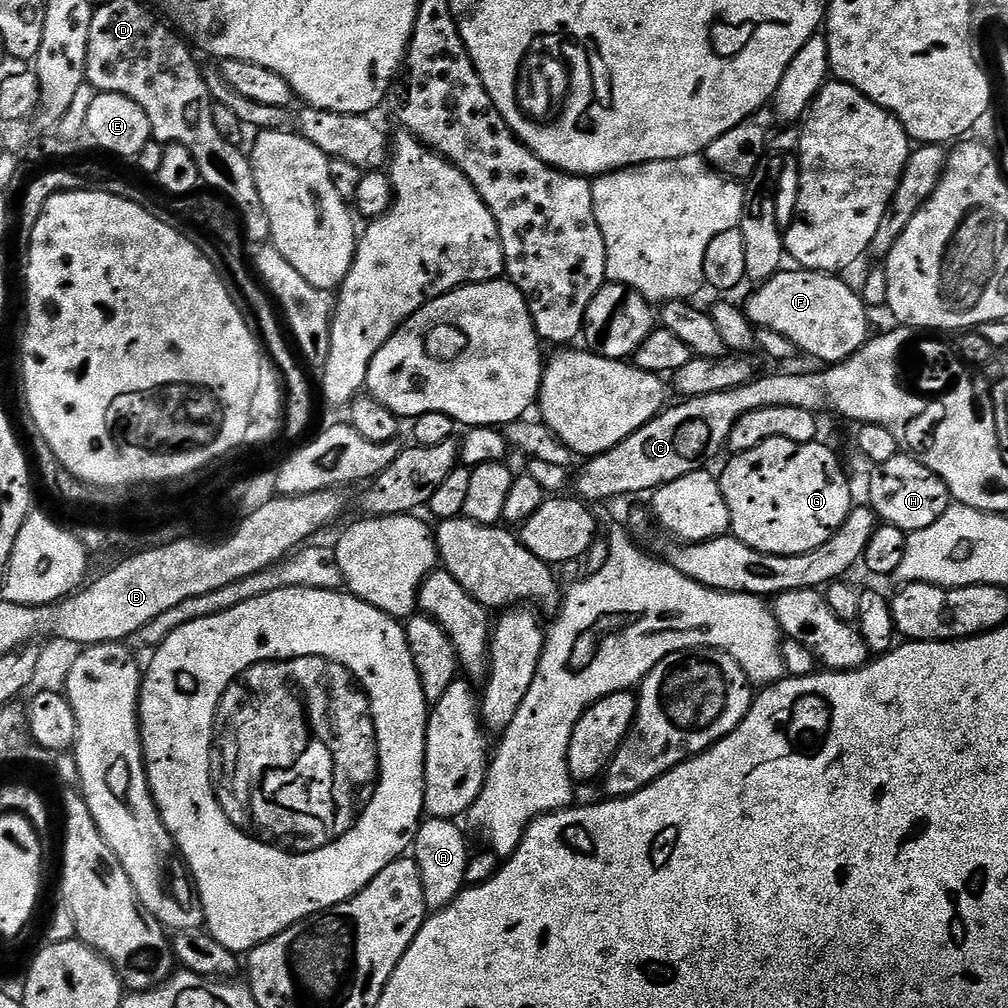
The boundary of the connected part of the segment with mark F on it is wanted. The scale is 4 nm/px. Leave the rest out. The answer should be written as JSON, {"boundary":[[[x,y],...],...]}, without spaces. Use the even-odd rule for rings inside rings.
{"boundary":[[[781,270],[759,285],[755,289],[756,293],[749,298],[748,305],[746,303],[743,305],[744,315],[757,329],[765,328],[782,334],[803,355],[805,352],[806,355],[821,360],[821,365],[831,366],[844,363],[870,338],[870,331],[868,332],[870,312],[864,306],[863,295],[857,289],[855,292],[839,275],[807,270],[795,271]]]}

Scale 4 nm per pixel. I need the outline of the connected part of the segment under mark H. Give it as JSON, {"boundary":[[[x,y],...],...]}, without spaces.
{"boundary":[[[911,454],[890,458],[890,462],[875,465],[871,471],[867,503],[883,523],[898,526],[898,530],[905,534],[934,526],[934,522],[938,522],[938,518],[942,518],[942,514],[946,514],[946,510],[953,503],[946,482],[942,482],[942,478],[934,474],[934,470],[930,470]]]}

